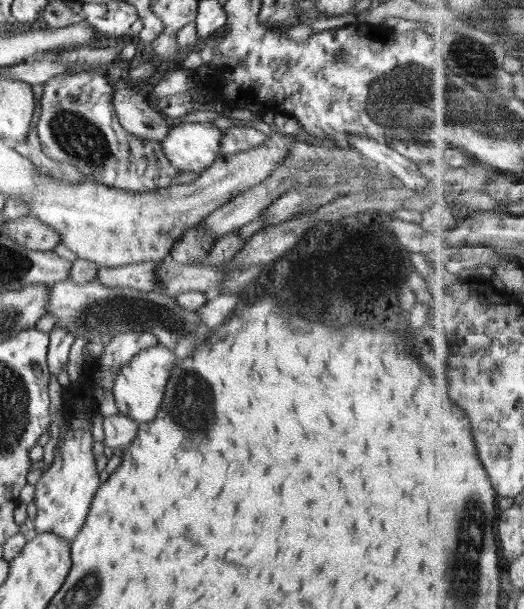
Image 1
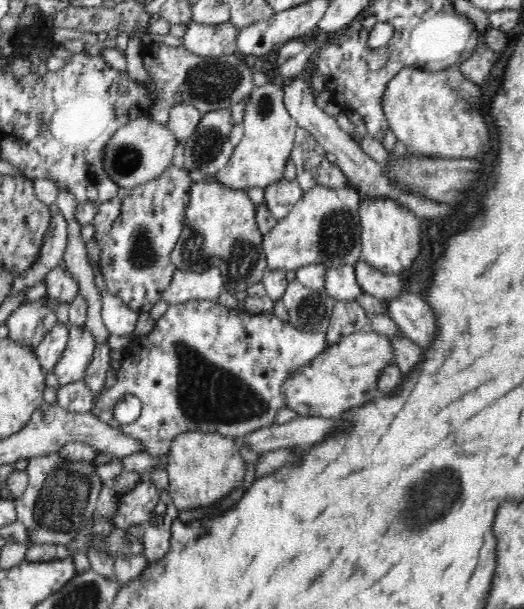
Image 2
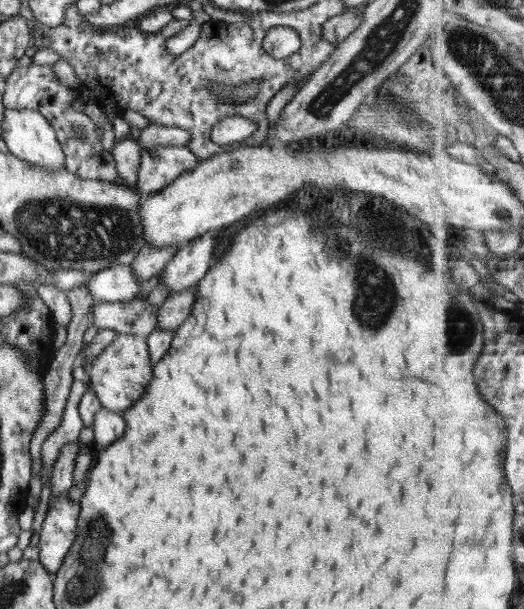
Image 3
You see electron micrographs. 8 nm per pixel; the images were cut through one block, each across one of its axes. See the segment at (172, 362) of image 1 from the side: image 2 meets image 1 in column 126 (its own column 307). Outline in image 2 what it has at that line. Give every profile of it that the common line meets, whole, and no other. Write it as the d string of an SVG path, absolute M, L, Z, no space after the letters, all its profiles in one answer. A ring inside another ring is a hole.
M369 329L358 331L341 338L337 343L327 346L308 364L298 368L283 384L285 406L294 410L298 416L321 416L322 418L342 418L346 412L361 407L379 398L378 375L382 369L393 362L393 348L389 337Z

